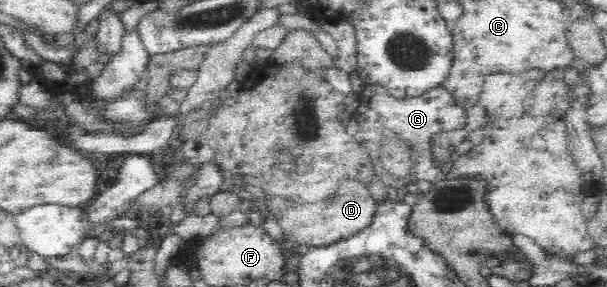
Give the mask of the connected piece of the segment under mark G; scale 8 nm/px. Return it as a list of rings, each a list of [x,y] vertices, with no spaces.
[[[366,84],[364,90],[359,94],[359,105],[351,113],[351,117],[356,119],[358,130],[353,138],[360,144],[372,159],[380,153],[379,139],[380,131],[384,128],[392,129],[400,134],[402,138],[410,140],[413,147],[421,153],[417,158],[416,174],[406,179],[406,183],[416,184],[419,181],[431,182],[431,184],[444,180],[453,167],[453,158],[448,161],[437,163],[435,153],[432,152],[432,137],[454,131],[454,129],[464,129],[466,125],[466,110],[456,103],[456,98],[444,87],[436,87],[420,97],[406,97],[406,99],[394,99],[381,85]]]

